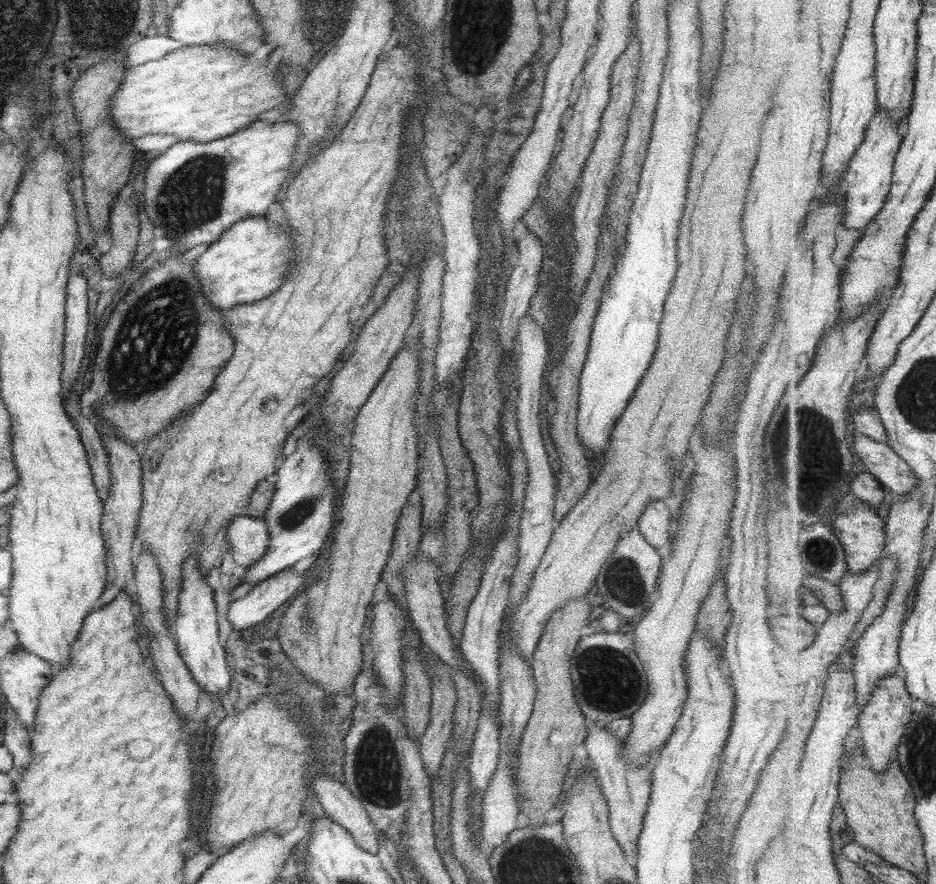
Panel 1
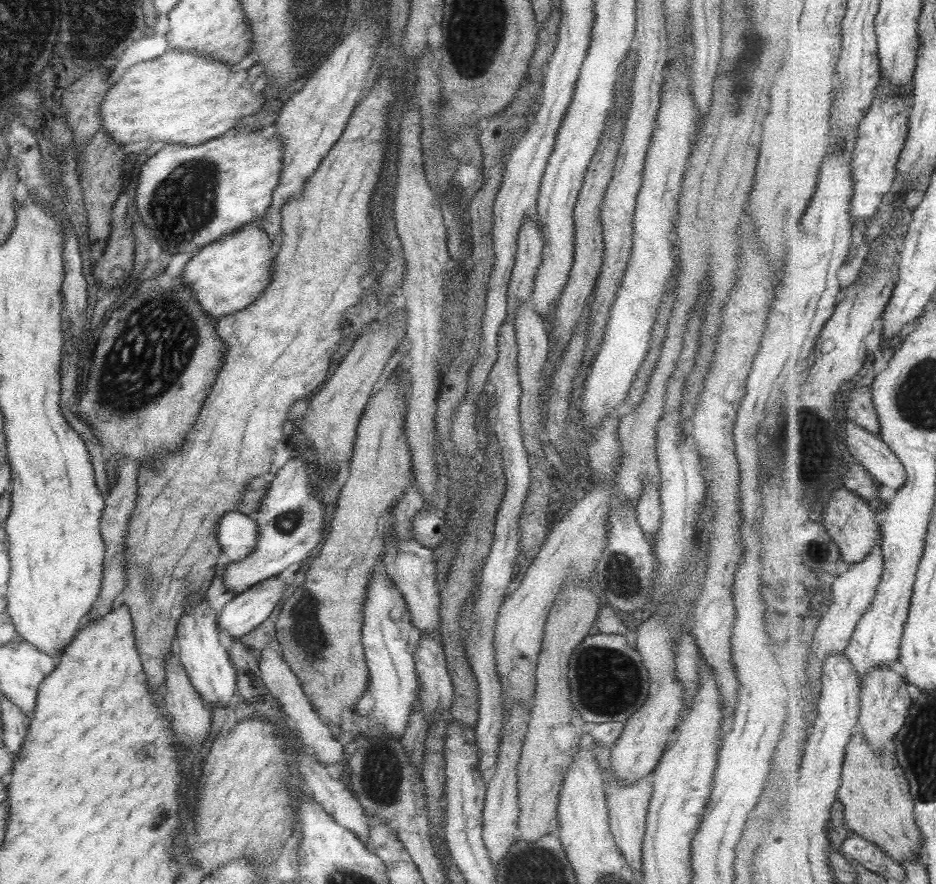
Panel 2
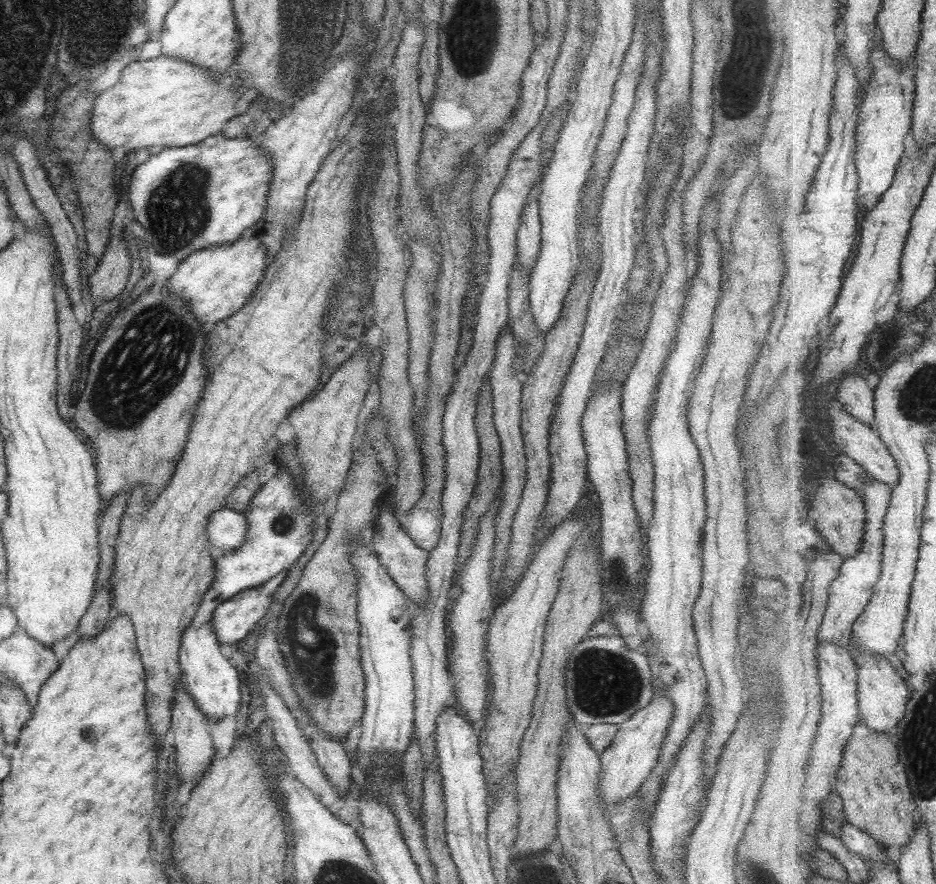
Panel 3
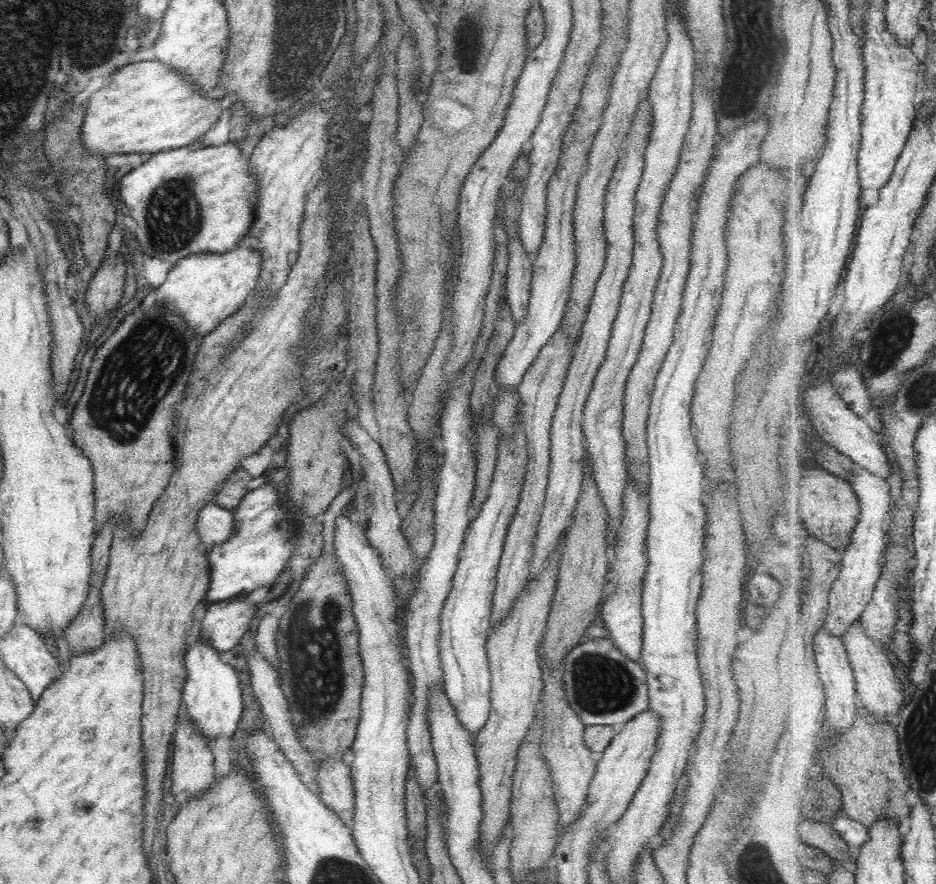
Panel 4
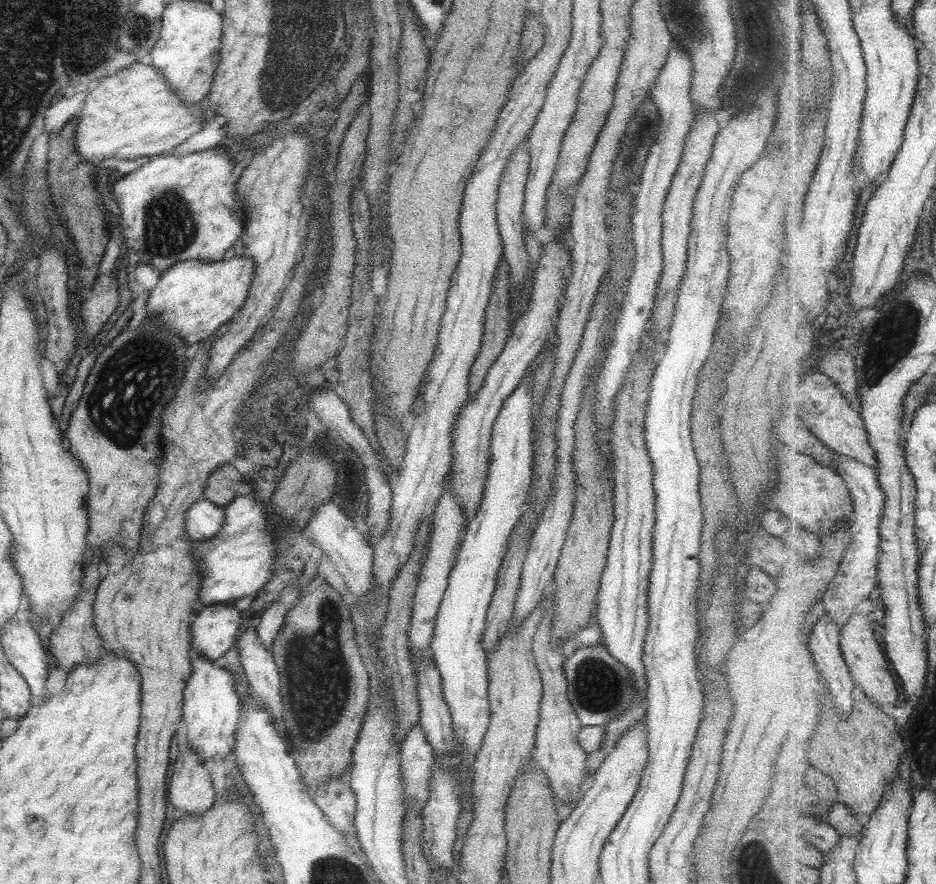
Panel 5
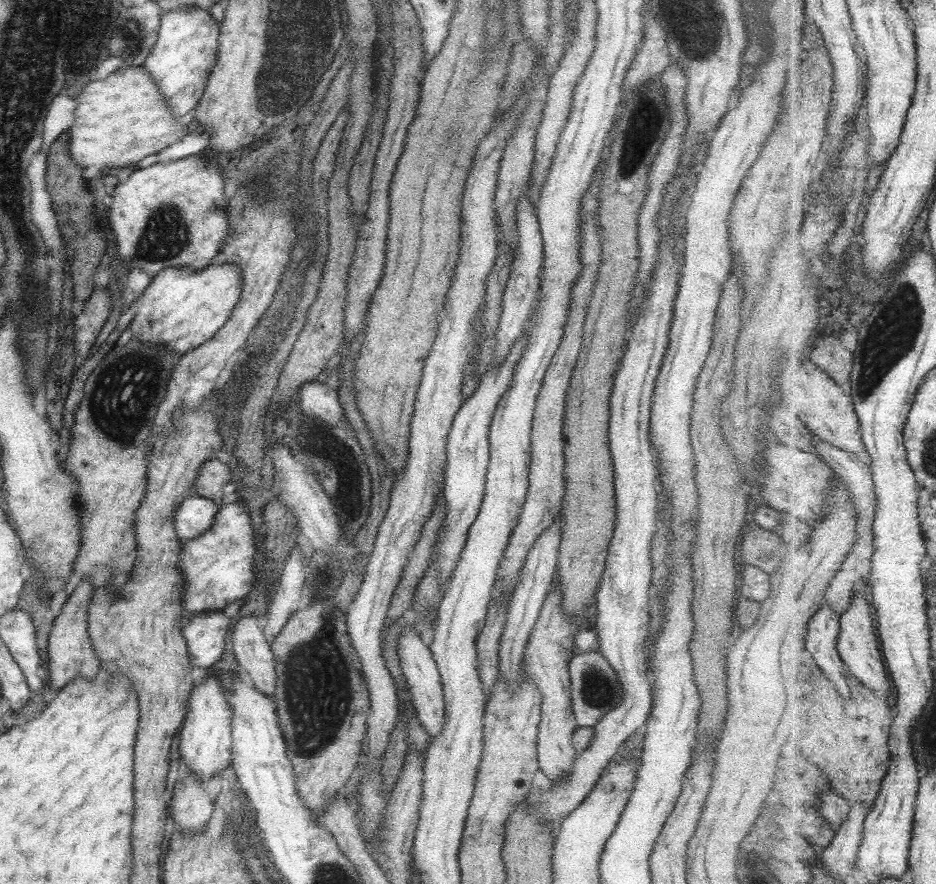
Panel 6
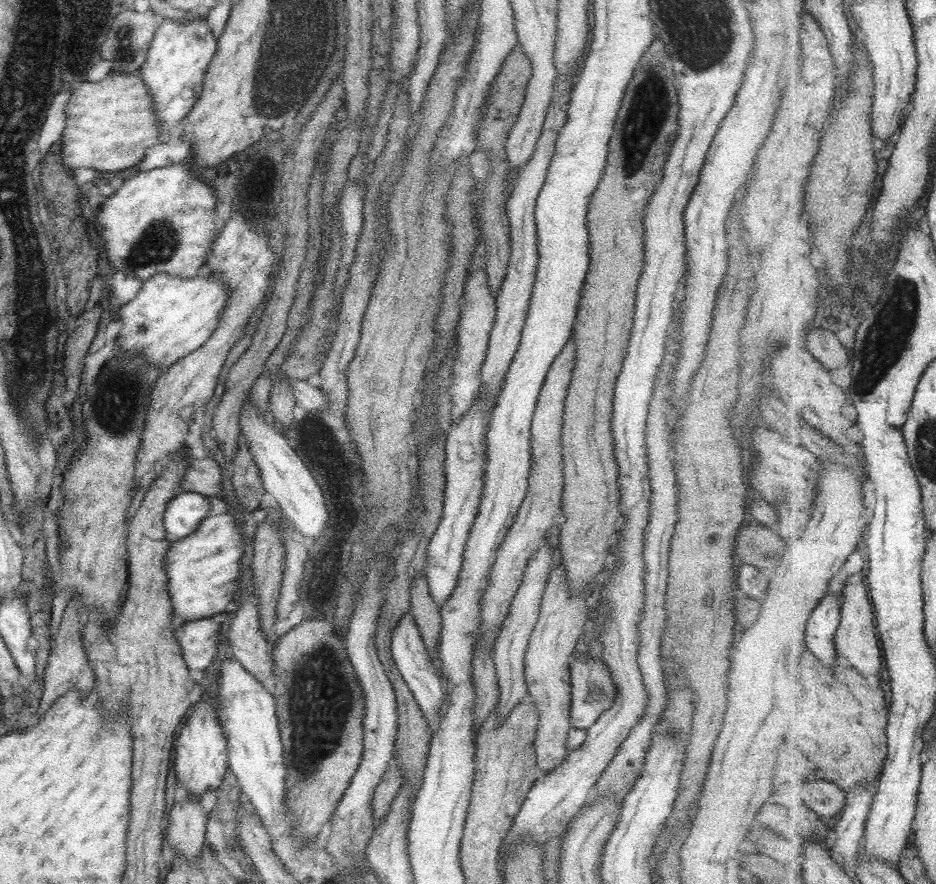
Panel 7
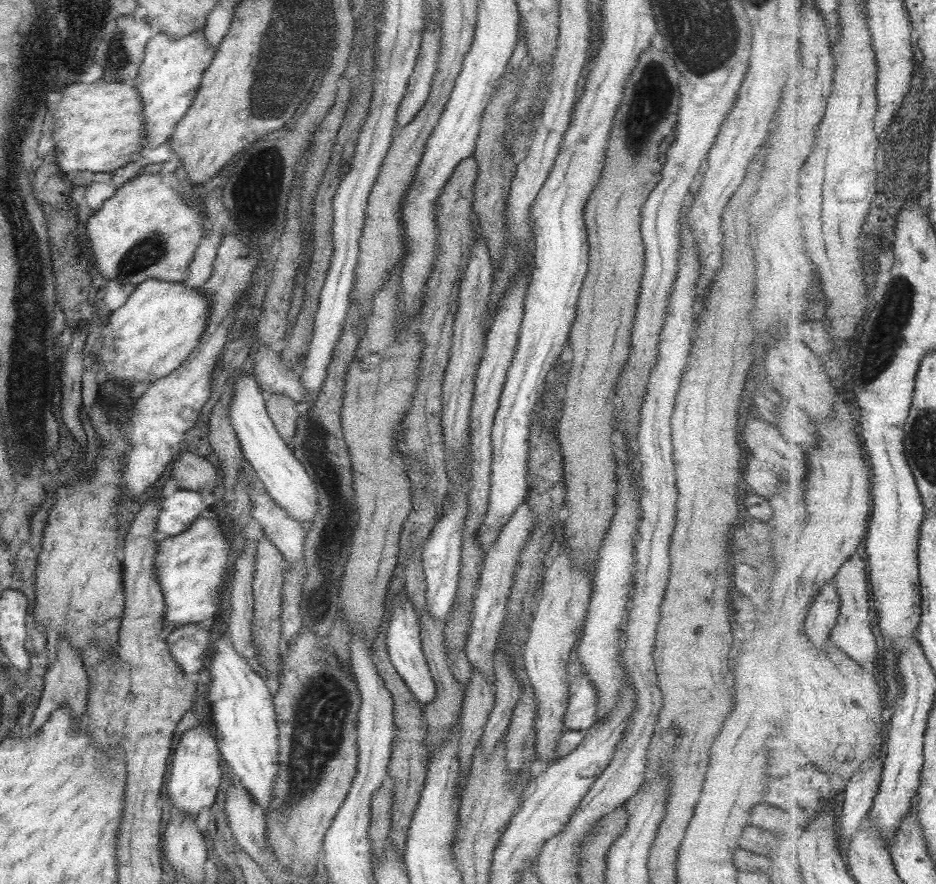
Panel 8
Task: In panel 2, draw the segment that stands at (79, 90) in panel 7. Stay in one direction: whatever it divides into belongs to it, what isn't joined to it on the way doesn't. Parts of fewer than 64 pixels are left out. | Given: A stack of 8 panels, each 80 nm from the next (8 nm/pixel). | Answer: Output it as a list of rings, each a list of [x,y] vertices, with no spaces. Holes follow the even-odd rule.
[[[168,50],[153,60],[137,62],[129,68],[106,90],[98,113],[101,128],[108,137],[124,146],[135,142],[164,142],[197,146],[215,138],[229,129],[242,116],[249,116],[261,108],[262,94],[251,94],[251,82],[247,81],[247,69],[233,71],[233,64],[219,64],[191,50]]]

